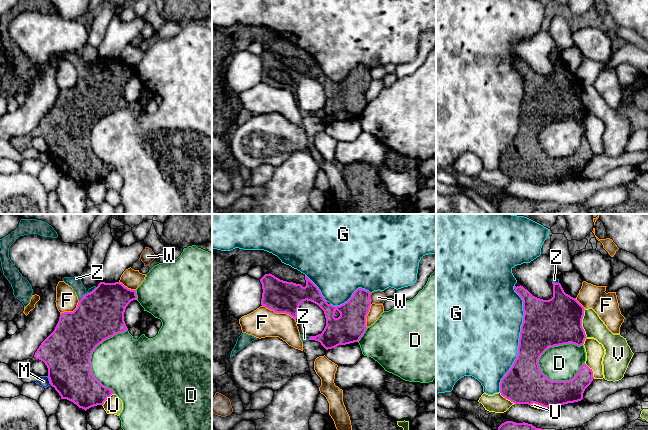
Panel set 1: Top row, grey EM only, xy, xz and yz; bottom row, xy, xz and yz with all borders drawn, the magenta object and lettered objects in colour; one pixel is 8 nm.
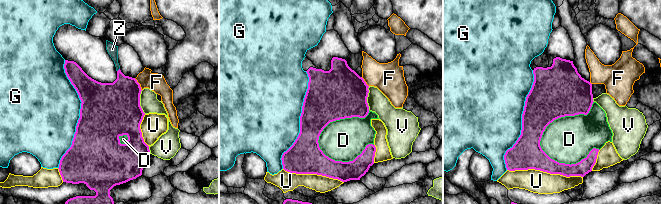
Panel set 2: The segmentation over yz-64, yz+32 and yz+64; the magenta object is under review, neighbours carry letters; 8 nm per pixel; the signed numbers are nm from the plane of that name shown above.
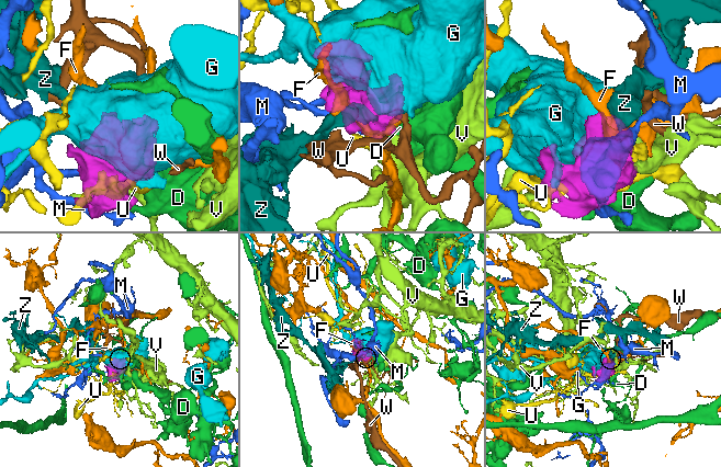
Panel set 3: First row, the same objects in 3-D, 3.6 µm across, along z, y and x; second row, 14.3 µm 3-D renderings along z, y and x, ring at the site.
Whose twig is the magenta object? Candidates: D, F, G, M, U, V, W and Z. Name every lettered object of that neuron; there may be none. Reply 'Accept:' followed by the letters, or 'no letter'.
Accept: Z

